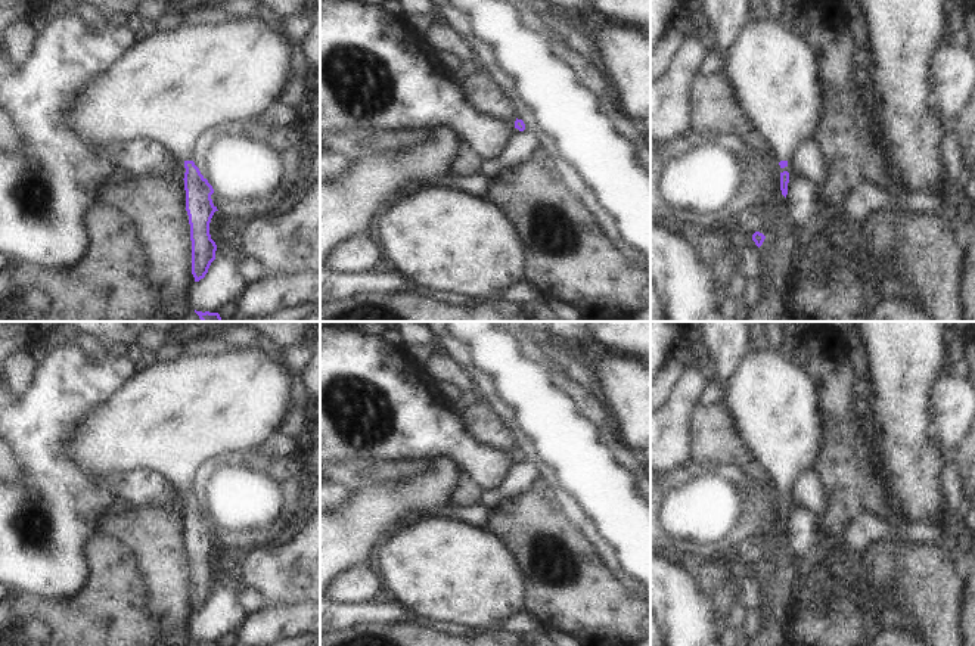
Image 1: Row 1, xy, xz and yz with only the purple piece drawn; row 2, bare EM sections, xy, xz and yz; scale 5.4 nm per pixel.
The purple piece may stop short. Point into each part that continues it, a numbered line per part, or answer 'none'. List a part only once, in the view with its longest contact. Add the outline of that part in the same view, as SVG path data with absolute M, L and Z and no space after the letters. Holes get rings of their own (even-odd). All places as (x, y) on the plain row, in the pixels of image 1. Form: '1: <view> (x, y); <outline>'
1: yz (775, 406); M773 350L749 351L749 354L739 364L727 392L724 406L732 416L735 426L751 450L761 468L771 476L776 490L786 491L788 496L780 499L780 503L794 500L792 491L799 475L813 468L819 459L823 444L823 411L820 406L819 392L808 375L798 367L792 360L783 358Z

